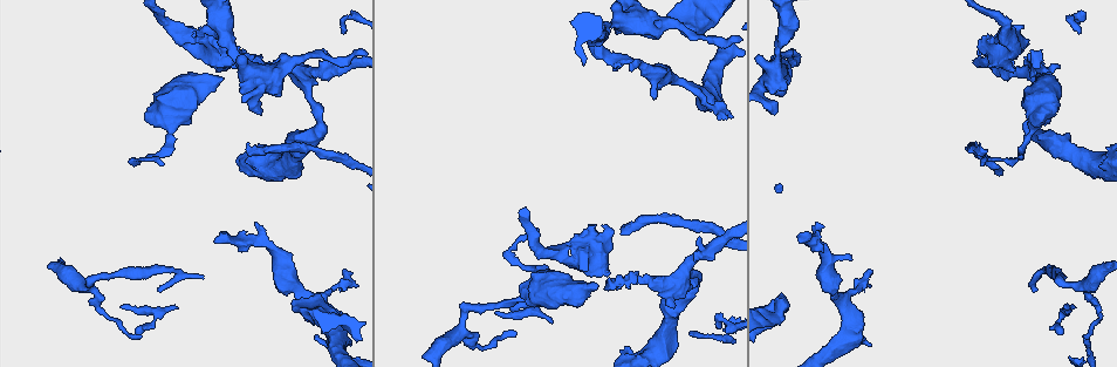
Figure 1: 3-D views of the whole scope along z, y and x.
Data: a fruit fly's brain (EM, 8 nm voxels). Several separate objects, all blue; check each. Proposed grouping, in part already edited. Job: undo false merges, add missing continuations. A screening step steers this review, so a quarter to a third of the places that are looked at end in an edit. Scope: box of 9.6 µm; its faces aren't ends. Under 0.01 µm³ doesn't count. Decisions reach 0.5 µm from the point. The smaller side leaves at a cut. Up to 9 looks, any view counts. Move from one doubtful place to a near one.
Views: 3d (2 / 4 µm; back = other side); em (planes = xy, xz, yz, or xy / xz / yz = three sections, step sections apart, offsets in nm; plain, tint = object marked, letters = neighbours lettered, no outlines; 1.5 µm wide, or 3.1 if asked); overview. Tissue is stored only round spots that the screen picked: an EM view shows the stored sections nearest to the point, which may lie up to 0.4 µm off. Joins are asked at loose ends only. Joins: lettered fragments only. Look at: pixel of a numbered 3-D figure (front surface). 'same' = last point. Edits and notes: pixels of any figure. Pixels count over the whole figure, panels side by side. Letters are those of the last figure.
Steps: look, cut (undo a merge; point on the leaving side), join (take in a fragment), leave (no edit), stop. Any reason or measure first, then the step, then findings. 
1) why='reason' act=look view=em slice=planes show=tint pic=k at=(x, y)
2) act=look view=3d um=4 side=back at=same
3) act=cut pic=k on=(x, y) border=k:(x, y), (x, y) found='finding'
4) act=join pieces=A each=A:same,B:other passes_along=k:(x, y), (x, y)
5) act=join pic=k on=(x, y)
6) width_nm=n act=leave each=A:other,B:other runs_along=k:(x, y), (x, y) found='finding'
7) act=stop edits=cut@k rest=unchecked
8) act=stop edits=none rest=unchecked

why='stops while still wide' act=look view=em slice=xz step=8 show=tint pic=1 at=(593, 284)

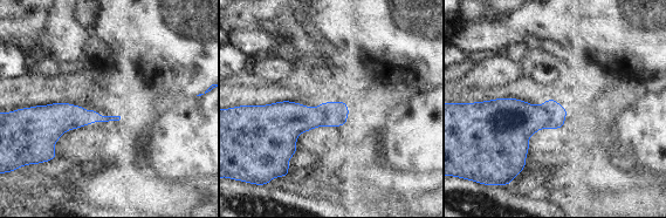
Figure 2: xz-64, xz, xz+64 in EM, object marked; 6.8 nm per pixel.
why='cut it another way' act=look view=em slice=planes show=letters at=same

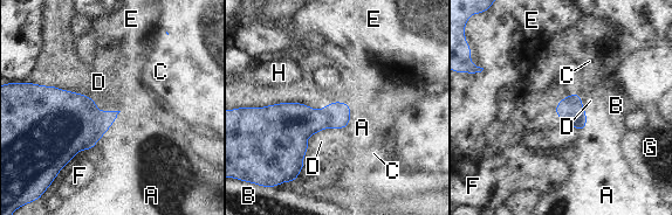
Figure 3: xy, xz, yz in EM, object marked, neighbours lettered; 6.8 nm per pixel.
act=leave each=A:other,B:other,C:other,D:other,E:other,F:other,G:other,H:other border=3:(121, 111), (110, 127), (91, 148) found='no lettered fragment goes on from it'

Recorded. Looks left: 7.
why='thick turns thin' act=look view=em slice=planes show=letters pic=1 at=(59, 272)

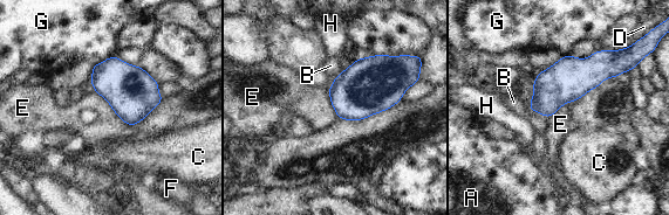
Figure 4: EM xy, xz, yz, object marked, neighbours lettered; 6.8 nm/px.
width_nm=280 longest_contact=E:380nm act=leave each=A:other,B:other,C:other,D:other,E:other,F:other,G:other,H:other found='all the same neuron'

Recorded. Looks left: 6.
why='end of a long branch' act=look view=3d um=2 pic=1 at=(984, 162)

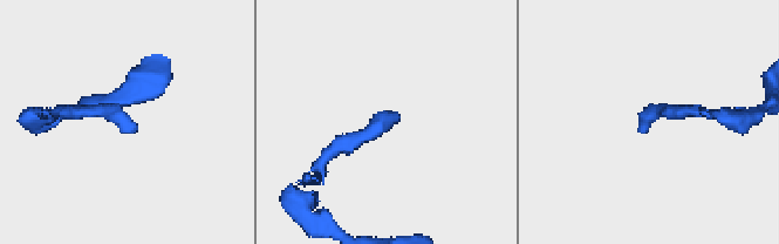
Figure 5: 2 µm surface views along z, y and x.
act=look view=em slice=planes show=letters pic=5 at=(644, 125)

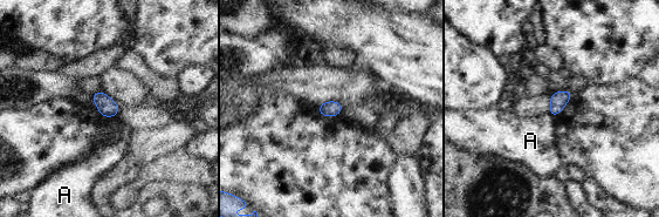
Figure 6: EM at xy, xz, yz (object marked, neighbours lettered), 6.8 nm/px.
act=leave each=A:other border=6:(103, 116), (115, 117) found='no lettered fragment goes on from it'

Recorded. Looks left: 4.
why='abrupt turn' act=look view=3d um=2 pic=1 at=(1008, 72)

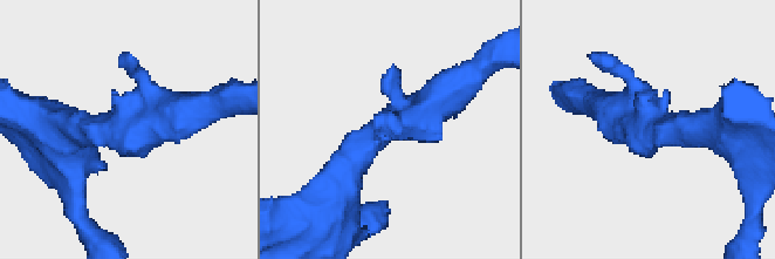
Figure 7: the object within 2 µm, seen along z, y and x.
act=look view=em slice=planes show=letters pic=7 at=(120, 122)

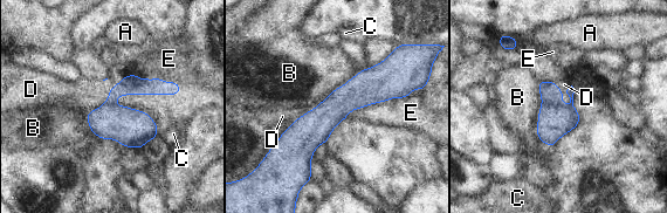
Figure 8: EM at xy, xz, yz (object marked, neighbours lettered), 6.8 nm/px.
act=leave each=A:other,B:other,C:other,D:other,E:other runs_along=8:(406, 93), (360, 90), (280, 145) found='all the same neuron'

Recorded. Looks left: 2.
act=stop edits=none rest=unchecked

